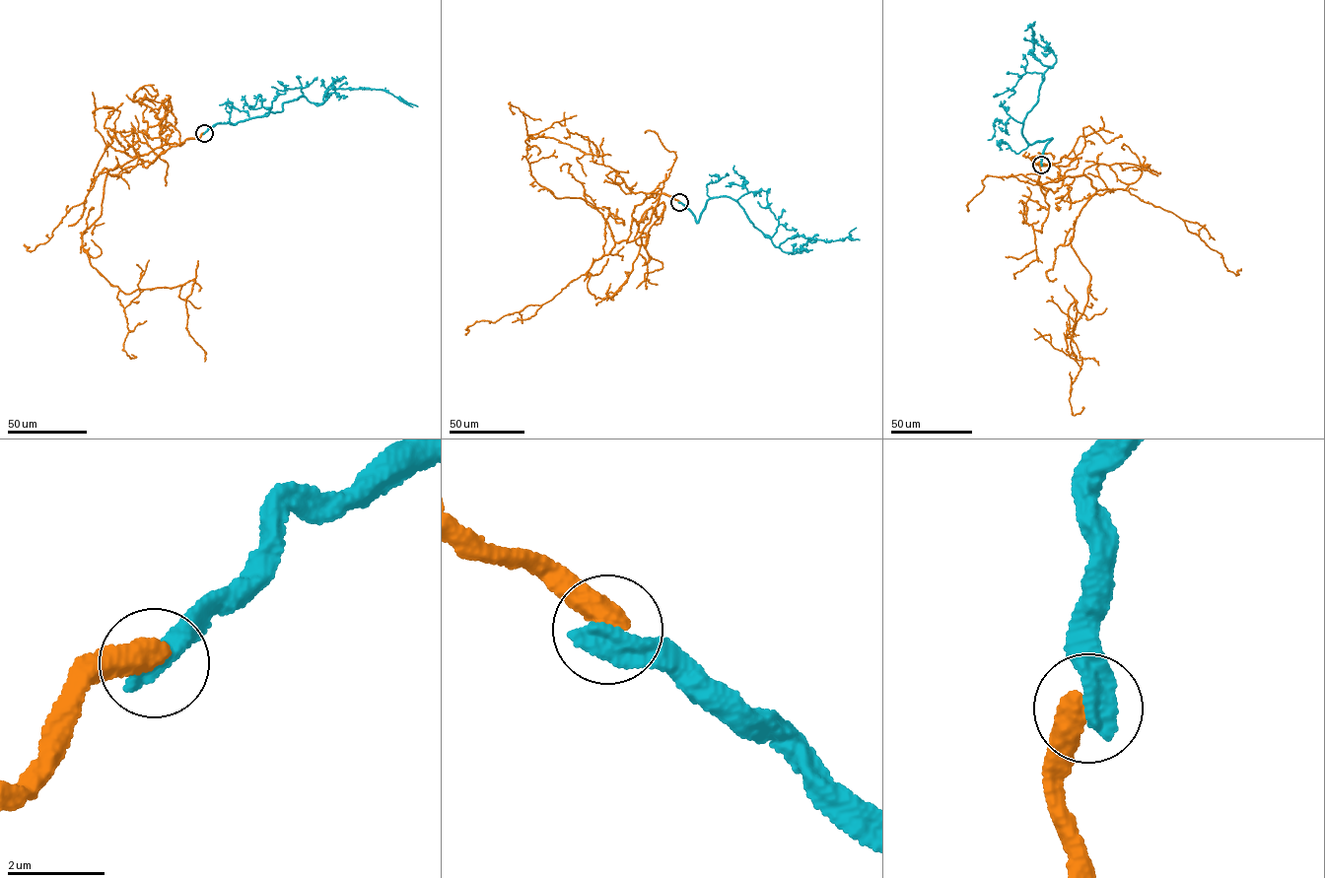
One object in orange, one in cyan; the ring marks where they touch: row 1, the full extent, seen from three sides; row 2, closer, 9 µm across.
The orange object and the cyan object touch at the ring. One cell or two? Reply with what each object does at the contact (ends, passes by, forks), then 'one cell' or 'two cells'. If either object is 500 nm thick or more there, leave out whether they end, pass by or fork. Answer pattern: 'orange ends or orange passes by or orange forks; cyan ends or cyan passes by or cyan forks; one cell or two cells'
two cells

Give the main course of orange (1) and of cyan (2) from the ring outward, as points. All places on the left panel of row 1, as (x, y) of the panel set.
1: (203, 133), (110, 169), (101, 217), (81, 246), (125, 293), (192, 279), (186, 328), (204, 362)
2: (203, 133), (218, 123), (279, 112), (283, 103), (300, 97), (321, 103), (332, 89), (383, 89), (412, 106)

